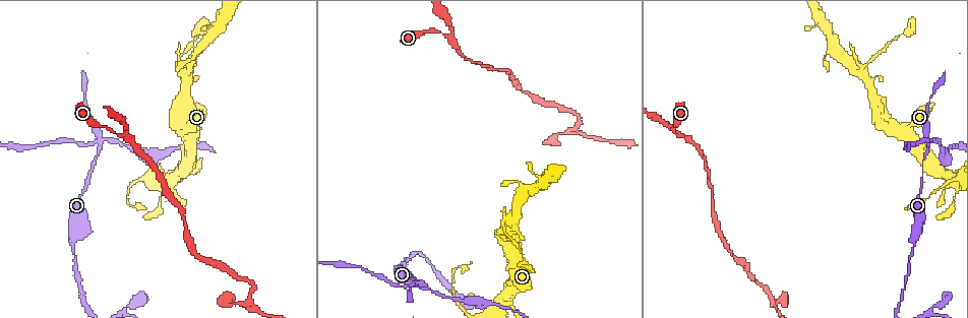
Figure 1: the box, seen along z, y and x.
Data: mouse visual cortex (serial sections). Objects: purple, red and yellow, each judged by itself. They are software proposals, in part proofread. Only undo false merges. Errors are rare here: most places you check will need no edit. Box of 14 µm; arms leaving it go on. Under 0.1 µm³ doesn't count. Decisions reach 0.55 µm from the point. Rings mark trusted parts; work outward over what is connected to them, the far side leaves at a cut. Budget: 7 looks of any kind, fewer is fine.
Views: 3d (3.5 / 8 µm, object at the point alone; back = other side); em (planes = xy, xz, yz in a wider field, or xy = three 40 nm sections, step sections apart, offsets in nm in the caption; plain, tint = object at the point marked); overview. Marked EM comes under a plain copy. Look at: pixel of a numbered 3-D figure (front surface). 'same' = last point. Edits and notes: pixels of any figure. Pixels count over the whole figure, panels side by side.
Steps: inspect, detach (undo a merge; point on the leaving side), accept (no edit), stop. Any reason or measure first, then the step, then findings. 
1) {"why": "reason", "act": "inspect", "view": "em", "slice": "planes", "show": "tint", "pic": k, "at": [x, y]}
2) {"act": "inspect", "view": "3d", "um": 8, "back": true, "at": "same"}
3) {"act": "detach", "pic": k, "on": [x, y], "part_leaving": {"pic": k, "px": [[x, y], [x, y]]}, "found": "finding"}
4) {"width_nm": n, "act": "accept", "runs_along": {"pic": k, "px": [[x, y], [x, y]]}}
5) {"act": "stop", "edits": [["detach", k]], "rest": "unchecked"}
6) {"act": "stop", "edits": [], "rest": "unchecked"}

{"why": "calibre changes", "act": "inspect", "view": "3d", "um": 3.5, "back": true, "pic": 1, "at": [915, 232]}

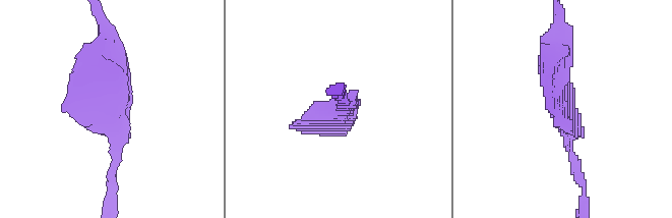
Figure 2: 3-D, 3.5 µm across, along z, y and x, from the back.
{"arm_widths_nm": [150, 450], "act": "inspect", "view": "em", "slice": "xy", "step": 1, "show": "tint", "pic": 2, "at": [563, 114]}

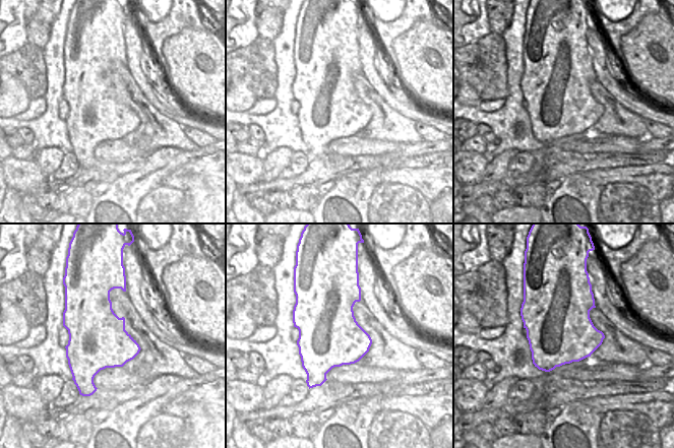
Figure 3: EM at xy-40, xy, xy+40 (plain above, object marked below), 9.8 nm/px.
{"act": "accept", "runs_along": {"pic": 2, "px": [[558, 46], [556, 93], [576, 177]]}, "found": "one cell here"}

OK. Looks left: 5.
{"why": "three arms meet", "act": "inspect", "view": "3d", "um": 3.5, "pic": 1, "at": [933, 305]}

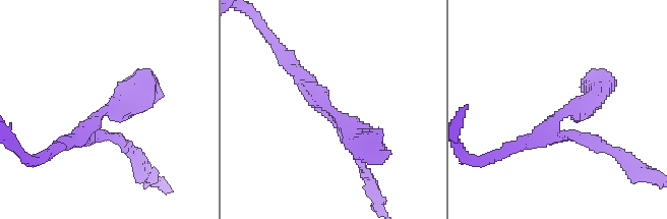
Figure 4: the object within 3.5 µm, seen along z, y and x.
{"arms": 3, "arm_widths_nm": [150, 250, 350], "why": "now the EM", "act": "inspect", "view": "em", "slice": "xy", "step": 1, "show": "tint", "pic": 4, "at": [101, 112]}

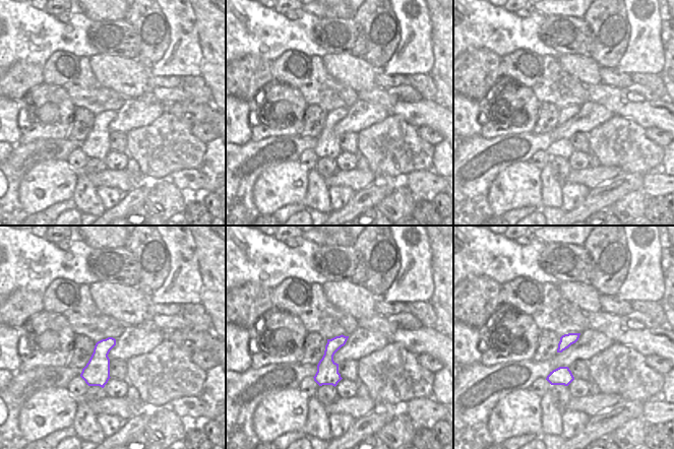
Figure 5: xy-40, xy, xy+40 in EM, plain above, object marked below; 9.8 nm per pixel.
{"act": "accept", "runs_along": {"pic": 4, "px": [[292, 67], [370, 151]]}, "found": "continuous, no second cell"}

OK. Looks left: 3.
{"why": "three-way junction", "act": "inspect", "view": "3d", "um": 3.5, "pic": 1, "at": [426, 289]}

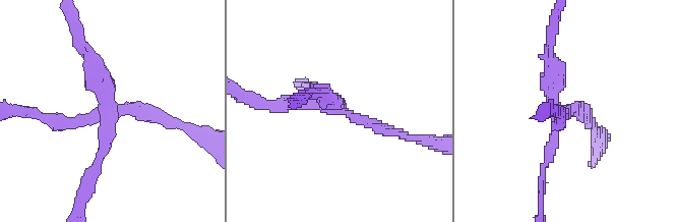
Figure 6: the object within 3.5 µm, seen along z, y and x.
{"act": "inspect", "view": "em", "slice": "planes", "show": "tint", "pic": 6, "at": [111, 111]}

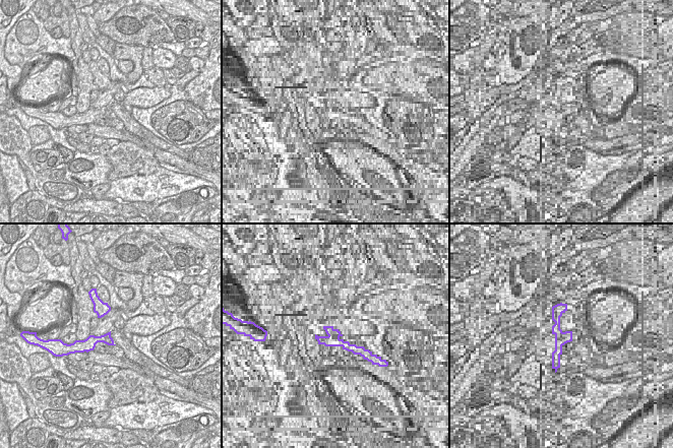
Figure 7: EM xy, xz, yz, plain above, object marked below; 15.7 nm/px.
{"act": "inspect", "view": "em", "slice": "xy", "step": 1, "show": "tint", "at": "same"}

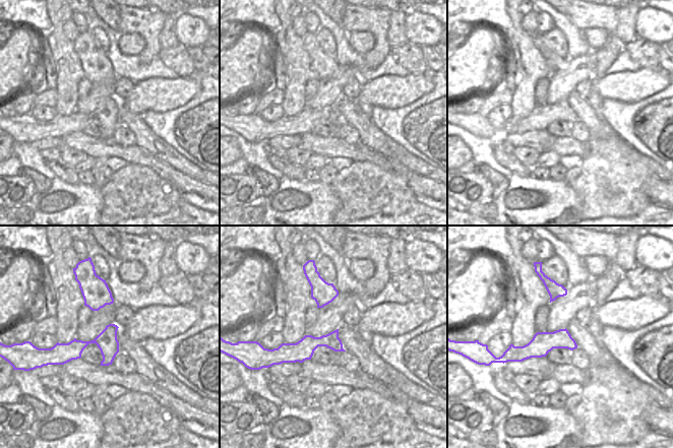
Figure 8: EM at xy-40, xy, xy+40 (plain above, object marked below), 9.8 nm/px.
{"act": "detach", "pic": 6, "on": [66, 122], "part_leaving": {"pic": 6, "px": [[119, 112], [160, 112], [197, 130]]}, "found": "two cells meet here"}

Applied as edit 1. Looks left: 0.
{"act": "stop", "edits": [["detach", 6]], "rest": "unchecked"}

